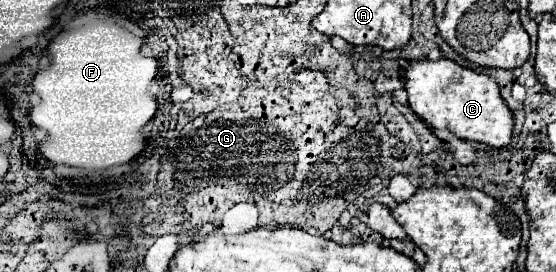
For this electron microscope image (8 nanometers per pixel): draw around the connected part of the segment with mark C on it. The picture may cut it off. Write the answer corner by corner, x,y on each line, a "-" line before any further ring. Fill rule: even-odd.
424,58
410,62
404,88
408,92
408,106
430,128
450,130
462,140
480,142
492,148
504,148
510,144
514,126
512,112
500,96
498,84
490,76
458,66
448,58
440,58
436,62

